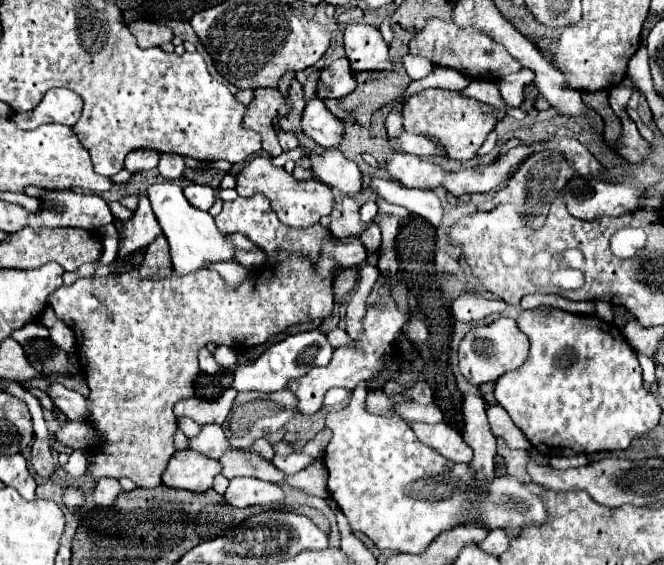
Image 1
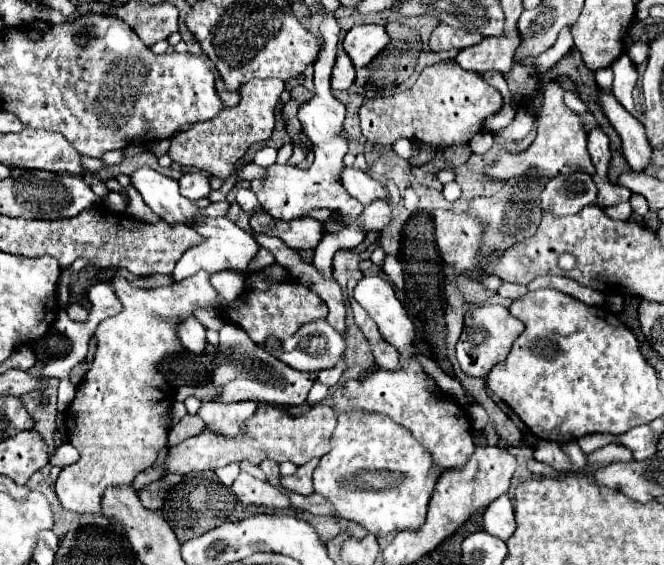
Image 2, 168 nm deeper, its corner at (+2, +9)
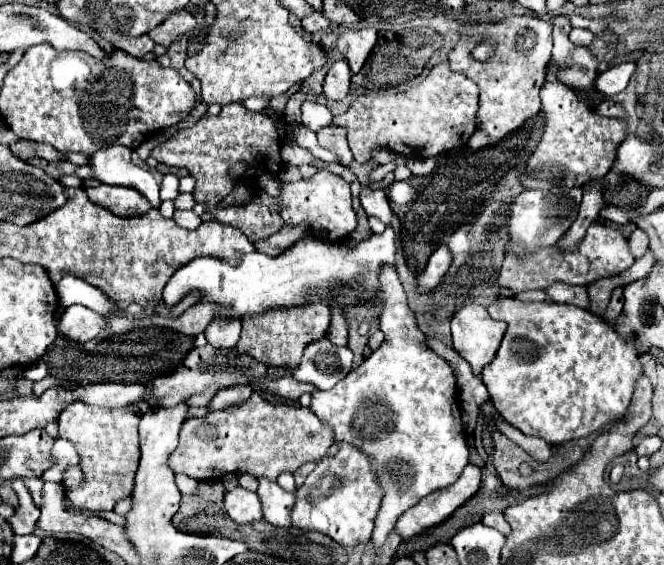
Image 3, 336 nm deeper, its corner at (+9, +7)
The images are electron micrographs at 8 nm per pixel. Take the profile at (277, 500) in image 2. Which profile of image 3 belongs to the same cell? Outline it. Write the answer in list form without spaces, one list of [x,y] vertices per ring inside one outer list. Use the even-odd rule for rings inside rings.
[[[240,486],[226,492],[224,508],[226,508],[228,516],[238,524],[248,524],[248,522],[254,522],[254,520],[262,518],[260,498],[254,492],[248,492]]]

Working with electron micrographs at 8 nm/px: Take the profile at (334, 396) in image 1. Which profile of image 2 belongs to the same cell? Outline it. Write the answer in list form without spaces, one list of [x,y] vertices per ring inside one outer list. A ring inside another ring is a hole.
[[[317,382],[317,384],[311,388],[307,402],[309,402],[309,404],[319,404],[319,402],[321,402],[321,400],[325,400],[327,396],[329,396],[329,386],[325,386],[325,384]]]

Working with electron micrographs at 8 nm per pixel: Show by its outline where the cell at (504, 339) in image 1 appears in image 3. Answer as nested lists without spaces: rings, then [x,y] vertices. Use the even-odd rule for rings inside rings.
[[[468,304],[454,314],[450,326],[454,350],[472,366],[472,372],[478,376],[482,368],[496,356],[506,332],[506,322],[492,320],[486,308],[480,304]]]

